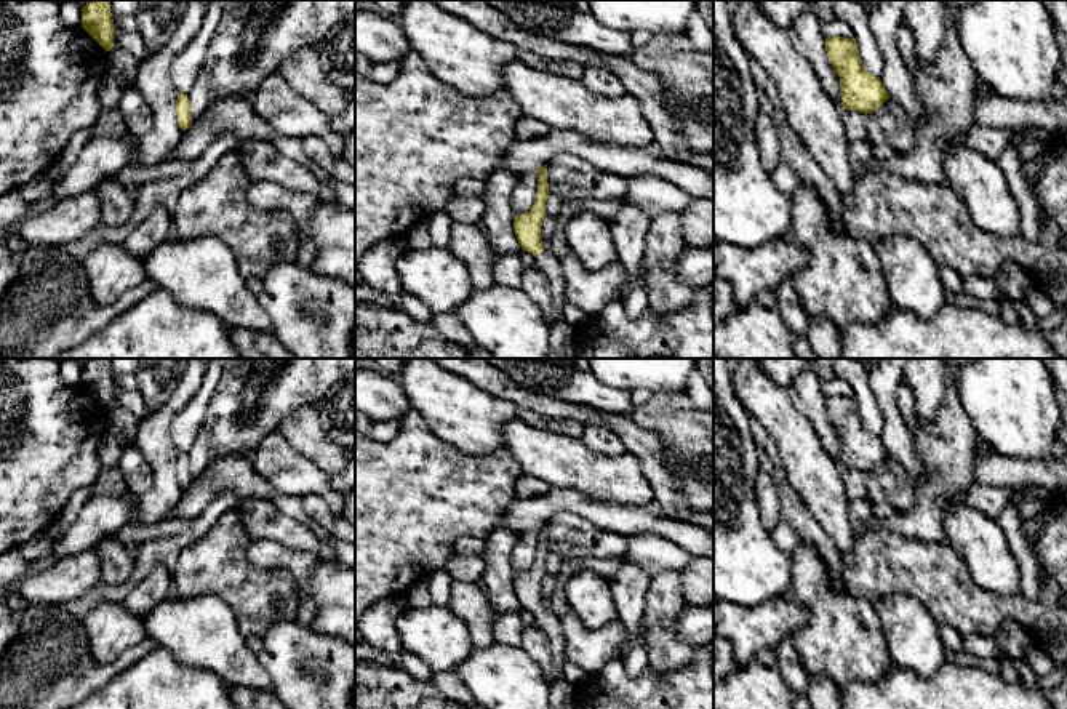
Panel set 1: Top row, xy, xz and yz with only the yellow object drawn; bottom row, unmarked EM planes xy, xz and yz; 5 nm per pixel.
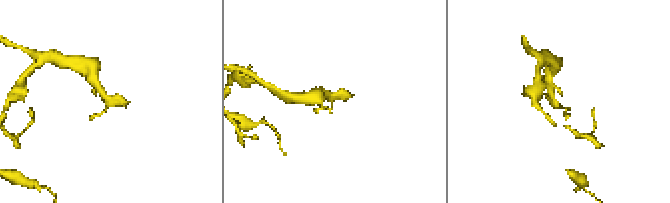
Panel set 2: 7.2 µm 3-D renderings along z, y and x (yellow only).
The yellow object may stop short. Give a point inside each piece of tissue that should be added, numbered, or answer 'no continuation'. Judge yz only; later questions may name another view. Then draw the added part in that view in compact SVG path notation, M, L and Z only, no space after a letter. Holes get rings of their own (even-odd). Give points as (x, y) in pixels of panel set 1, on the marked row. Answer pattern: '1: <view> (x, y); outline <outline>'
no continuation

